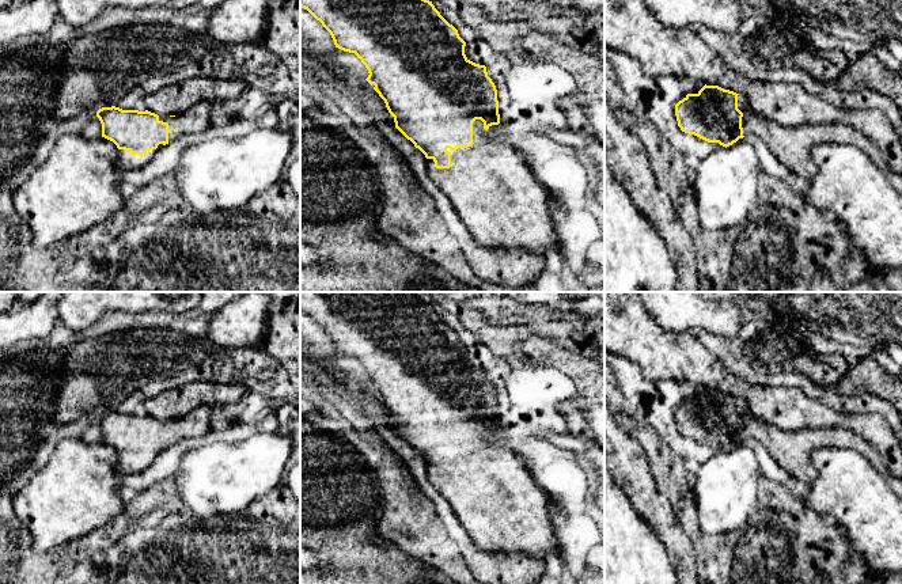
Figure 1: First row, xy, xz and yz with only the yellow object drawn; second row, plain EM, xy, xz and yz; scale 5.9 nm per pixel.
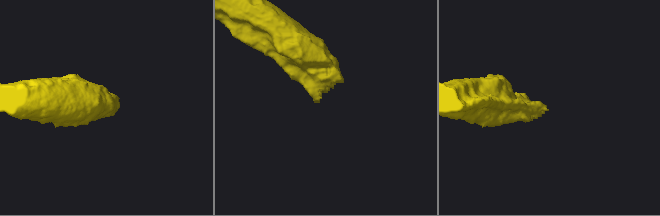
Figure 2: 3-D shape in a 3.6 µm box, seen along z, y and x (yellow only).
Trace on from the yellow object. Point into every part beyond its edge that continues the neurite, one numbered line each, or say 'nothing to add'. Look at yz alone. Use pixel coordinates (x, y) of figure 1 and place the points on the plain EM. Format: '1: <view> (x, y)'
1: yz (792, 450)

